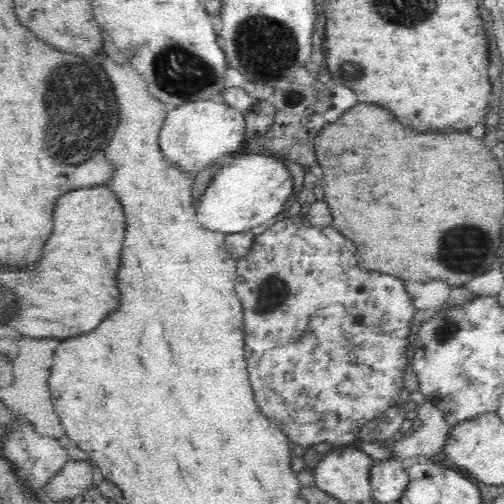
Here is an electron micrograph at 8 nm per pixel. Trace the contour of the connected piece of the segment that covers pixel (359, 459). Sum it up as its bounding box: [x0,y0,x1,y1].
[313,446,376,503]

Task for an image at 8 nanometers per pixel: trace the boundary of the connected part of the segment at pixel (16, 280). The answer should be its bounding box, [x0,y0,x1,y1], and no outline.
[2,186,126,338]

